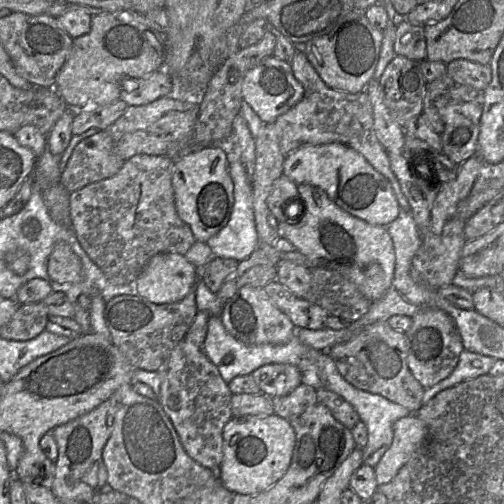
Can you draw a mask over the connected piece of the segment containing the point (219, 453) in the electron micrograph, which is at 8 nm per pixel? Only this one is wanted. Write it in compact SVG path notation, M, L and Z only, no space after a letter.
M185 338L171 350L158 370L161 379L159 402L170 415L186 453L212 470L223 460L223 430L232 419L233 393L218 368L206 356L203 344L198 347Z

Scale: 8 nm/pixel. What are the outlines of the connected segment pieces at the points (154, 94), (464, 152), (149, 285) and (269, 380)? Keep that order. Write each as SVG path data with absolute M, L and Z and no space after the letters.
M160 69L142 79L123 80L120 99L128 106L141 106L171 94L172 90L172 77Z
M474 101L448 104L439 114L444 122L442 153L456 165L476 155L482 106Z
M160 253L153 256L137 279L130 283L135 285L136 294L152 303L175 303L181 301L198 281L197 268L183 255L177 253Z
M266 364L251 374L261 393L271 397L284 396L302 383L301 371L291 364Z

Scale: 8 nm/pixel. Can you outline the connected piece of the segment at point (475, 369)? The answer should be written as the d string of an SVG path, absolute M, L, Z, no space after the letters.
M463 349L459 356L458 363L452 373L439 383L424 390L422 397L423 405L426 404L433 396L446 388L453 387L469 379L474 379L481 375L488 374L495 361L496 359L490 356Z

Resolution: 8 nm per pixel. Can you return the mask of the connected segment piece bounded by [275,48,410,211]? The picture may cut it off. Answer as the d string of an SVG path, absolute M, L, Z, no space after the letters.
M297 48L290 64L294 77L304 88L304 95L296 105L275 121L283 154L288 156L303 145L340 143L349 146L362 154L369 164L388 180L400 208L410 211L400 184L390 168L388 153L375 134L373 109L365 90L352 94L330 88L301 49Z

